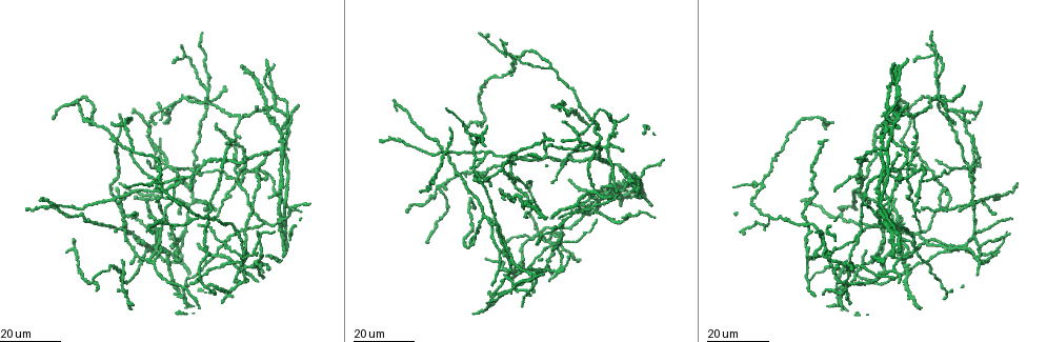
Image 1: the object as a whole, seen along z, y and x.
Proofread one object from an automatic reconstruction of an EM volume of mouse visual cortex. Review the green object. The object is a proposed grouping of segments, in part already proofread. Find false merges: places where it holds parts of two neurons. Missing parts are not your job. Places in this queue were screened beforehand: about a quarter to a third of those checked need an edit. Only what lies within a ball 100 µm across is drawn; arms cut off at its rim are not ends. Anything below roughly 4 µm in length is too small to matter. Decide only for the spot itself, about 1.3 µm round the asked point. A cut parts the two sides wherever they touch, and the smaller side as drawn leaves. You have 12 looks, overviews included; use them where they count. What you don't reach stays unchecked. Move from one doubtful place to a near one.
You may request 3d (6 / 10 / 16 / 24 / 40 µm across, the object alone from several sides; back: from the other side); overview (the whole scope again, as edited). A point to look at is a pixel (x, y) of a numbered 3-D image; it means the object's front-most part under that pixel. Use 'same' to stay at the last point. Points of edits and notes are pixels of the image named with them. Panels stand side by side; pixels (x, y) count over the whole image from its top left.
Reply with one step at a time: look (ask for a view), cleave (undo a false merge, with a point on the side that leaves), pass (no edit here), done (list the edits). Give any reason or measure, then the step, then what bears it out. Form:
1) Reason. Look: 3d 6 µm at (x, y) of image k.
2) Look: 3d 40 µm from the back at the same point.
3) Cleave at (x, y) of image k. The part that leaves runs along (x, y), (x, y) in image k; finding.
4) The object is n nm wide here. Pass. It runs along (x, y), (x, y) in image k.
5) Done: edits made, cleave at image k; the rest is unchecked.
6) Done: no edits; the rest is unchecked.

Three arms meet. Look: 3d 24 µm at (554, 67) of image 1.

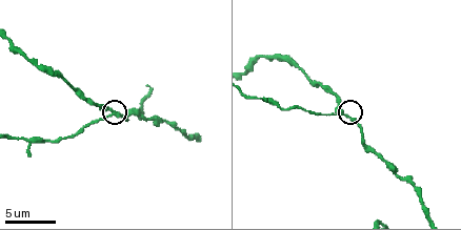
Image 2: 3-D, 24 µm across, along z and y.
Look: 3d 6 µm at (348, 118) of image 2.

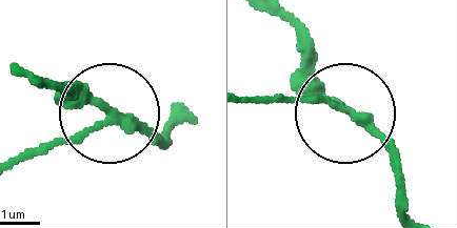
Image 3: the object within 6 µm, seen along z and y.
Cleave at (56, 143) of image 3. The part that leaves runs along (111, 125), (13, 156) in image 3; a second neuron is stuck on.

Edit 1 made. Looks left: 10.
Three-way junction. Look: 3d 16 µm at (148, 183) of image 1.

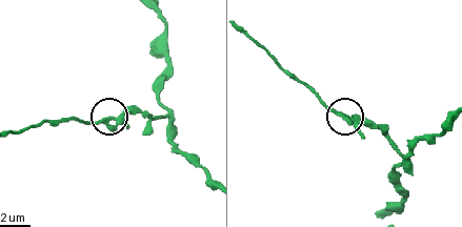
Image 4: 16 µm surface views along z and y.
Zoom in. Look: 3d 10 µm at (109, 122) of image 4.

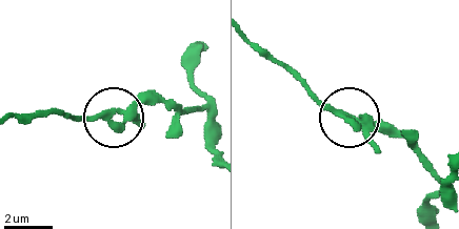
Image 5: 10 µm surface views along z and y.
Look: 3d 6 µm at (346, 117) of image 5.

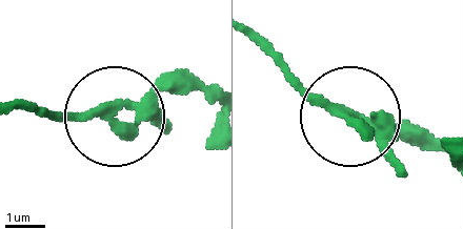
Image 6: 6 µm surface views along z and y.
Pass. It runs along (209, 95), (168, 91), (108, 111), (18, 111) in image 6; continuous, no second neuron.

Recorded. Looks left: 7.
Branch point. Look: 3d 24 µm at (503, 167) of image 1.

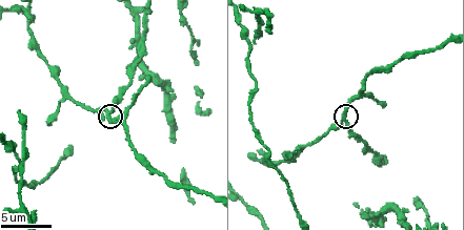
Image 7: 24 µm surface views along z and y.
Look: 3d 10 µm at (340, 119) of image 7.

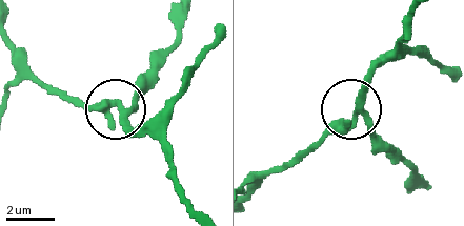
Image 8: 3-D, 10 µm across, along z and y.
Pass. It runs along (186, 14), (156, 80), (134, 104), (122, 110), (69, 98) in image 8; one neuron here.

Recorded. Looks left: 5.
Four or more arms meet. Look: 3d 16 µm at (11, 144) of image 7.

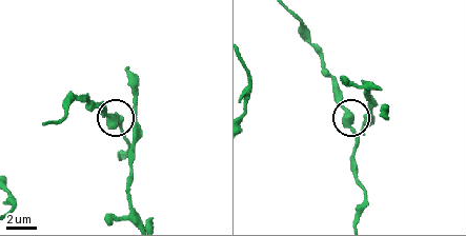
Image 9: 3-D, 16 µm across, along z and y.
Pass. It runs along (359, 218), (363, 189), (356, 136), (350, 113), (335, 92) in image 9; continuous, no second neuron.

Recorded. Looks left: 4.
Two arms in line, one across. Look: 3d 24 µm at (491, 224) of image 1.

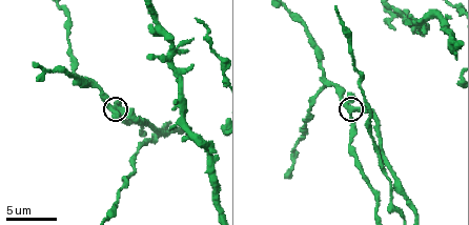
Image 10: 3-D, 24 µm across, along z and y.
Look: 3d 10 µm at (351, 115) of image 10.

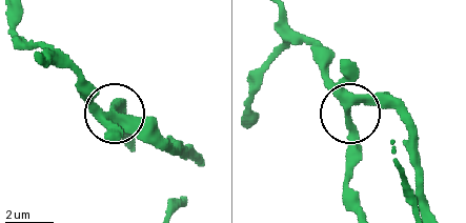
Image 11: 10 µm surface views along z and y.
The object is 330 nm wide here. Pass. Continuous, no second neuron.

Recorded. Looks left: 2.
Looks like a crossing. Look: 3d 6 µm at (396, 186) of image 10.

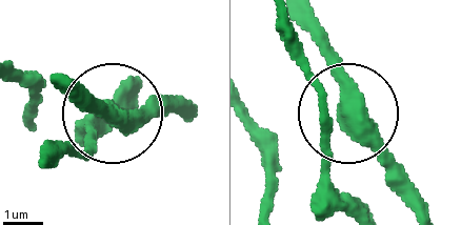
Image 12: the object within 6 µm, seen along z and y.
Look: 3d 6 µm from the back at (350, 115) of image 12.

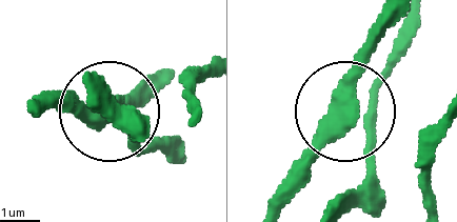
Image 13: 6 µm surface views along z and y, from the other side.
4 arms meet here. Pass. One neuron here.

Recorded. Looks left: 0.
Done: edits made, cleave at image 3; the rest is unchecked.

